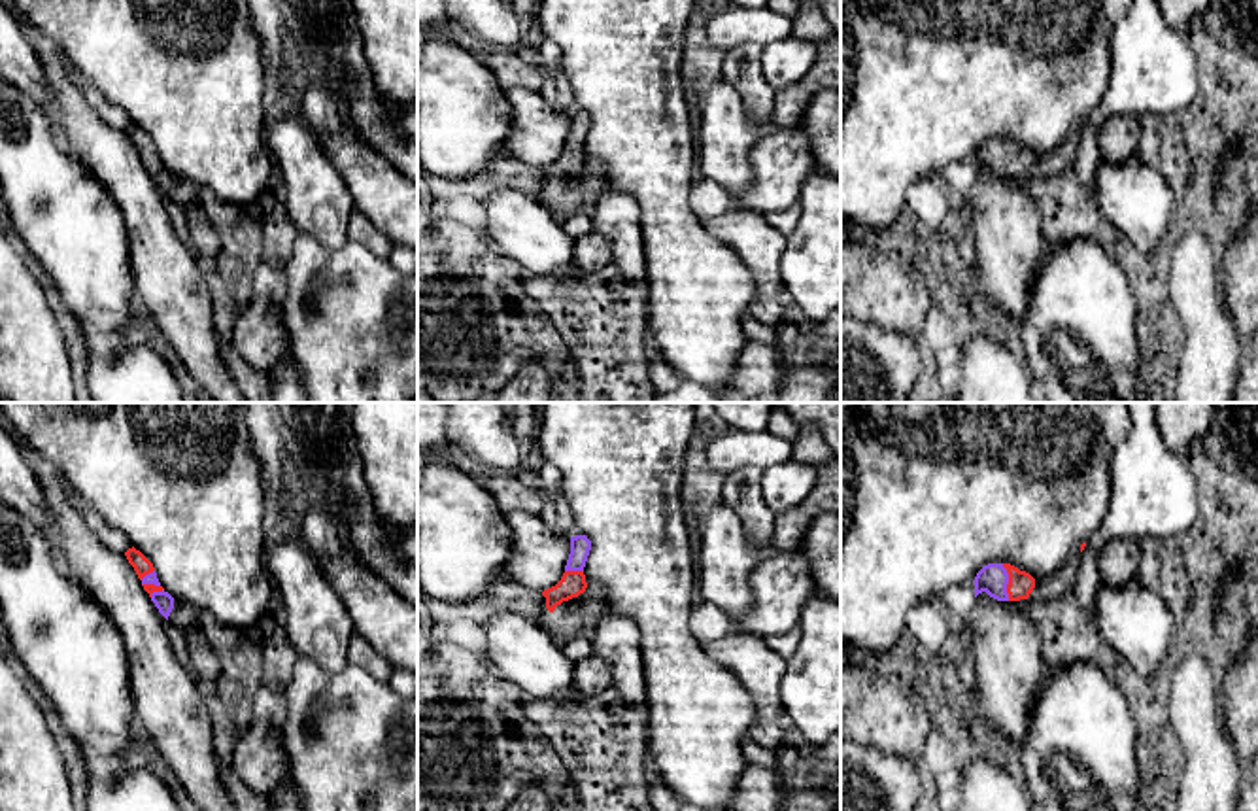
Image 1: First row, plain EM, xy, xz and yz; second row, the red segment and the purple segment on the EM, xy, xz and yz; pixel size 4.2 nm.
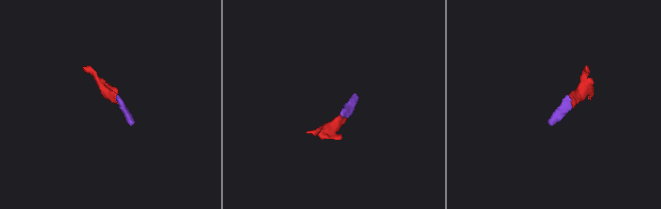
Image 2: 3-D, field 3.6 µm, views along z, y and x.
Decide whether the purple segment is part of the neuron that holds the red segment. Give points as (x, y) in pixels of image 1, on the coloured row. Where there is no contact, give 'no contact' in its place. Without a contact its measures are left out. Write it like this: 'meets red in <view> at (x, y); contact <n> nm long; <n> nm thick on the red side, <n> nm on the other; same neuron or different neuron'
meets red in yz at (1009, 583); contact 160 nm long; 110 nm thick on the red side, 130 nm on the other; same neuron

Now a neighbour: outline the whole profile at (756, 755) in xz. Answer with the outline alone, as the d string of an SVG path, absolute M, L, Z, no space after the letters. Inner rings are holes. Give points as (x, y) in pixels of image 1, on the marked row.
M748 737L742 741L742 752L752 766L761 766L765 769L774 769L776 751L752 743Z

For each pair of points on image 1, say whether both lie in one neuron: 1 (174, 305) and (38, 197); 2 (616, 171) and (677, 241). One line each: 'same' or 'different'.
1: different
2: same

